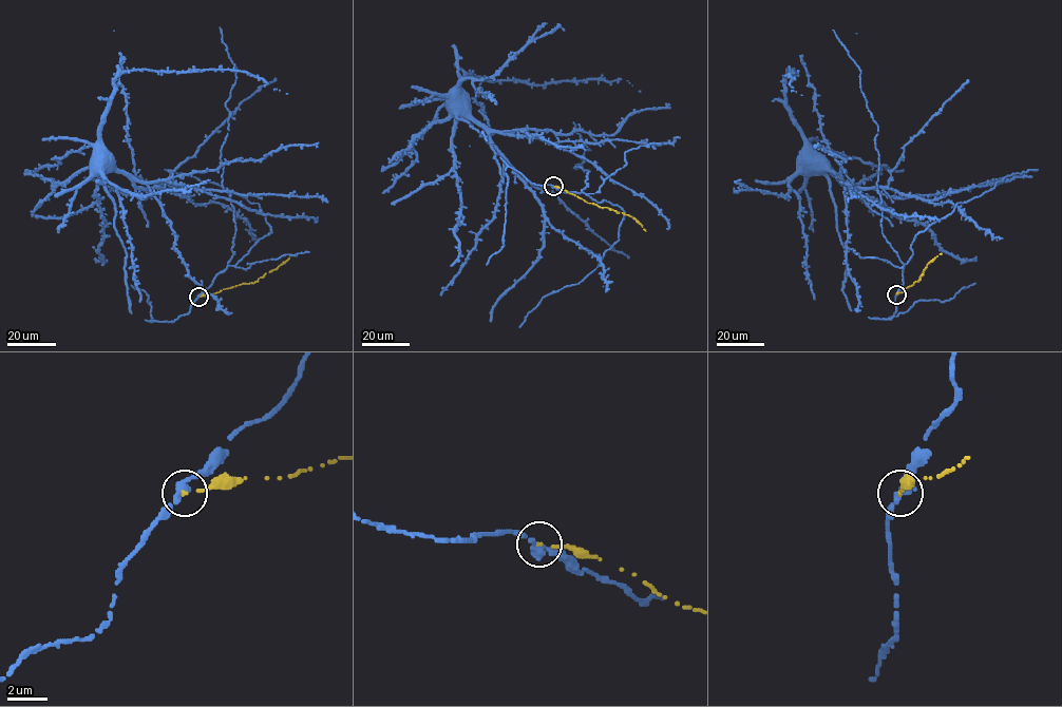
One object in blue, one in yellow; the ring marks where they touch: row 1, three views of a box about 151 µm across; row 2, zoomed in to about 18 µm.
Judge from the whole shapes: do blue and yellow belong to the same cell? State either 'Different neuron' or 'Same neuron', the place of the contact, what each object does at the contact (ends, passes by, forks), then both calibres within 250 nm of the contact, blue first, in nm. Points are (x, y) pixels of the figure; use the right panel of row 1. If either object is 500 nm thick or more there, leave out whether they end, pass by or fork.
Different neuron. Place: (896, 294). At the ring blue passes by. At the ring yellow ends. Thickness 360 nm (blue) against 140 nm

